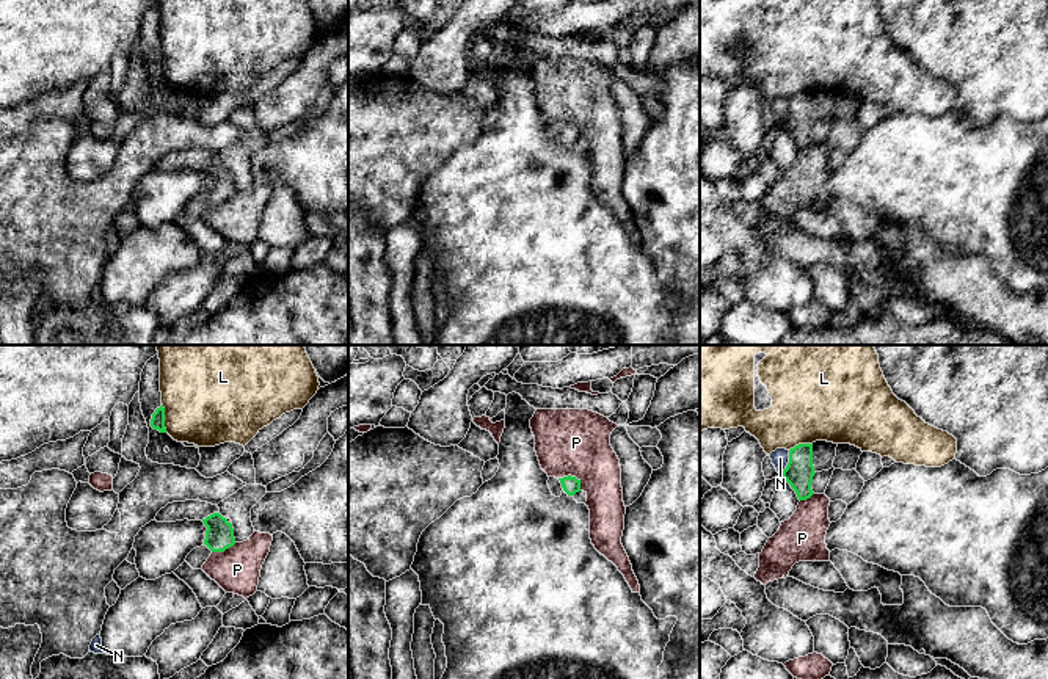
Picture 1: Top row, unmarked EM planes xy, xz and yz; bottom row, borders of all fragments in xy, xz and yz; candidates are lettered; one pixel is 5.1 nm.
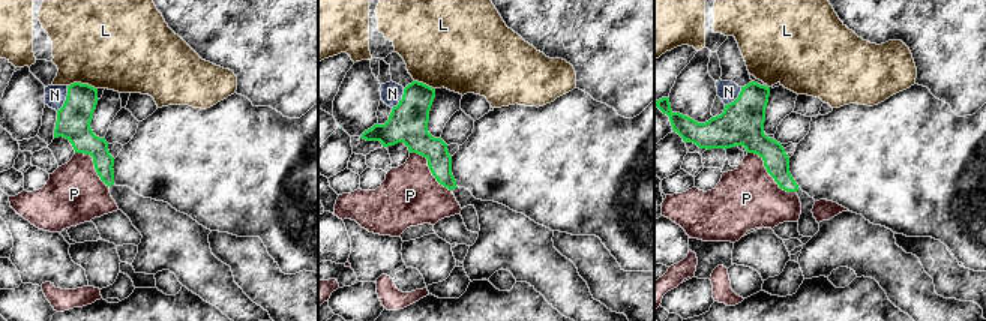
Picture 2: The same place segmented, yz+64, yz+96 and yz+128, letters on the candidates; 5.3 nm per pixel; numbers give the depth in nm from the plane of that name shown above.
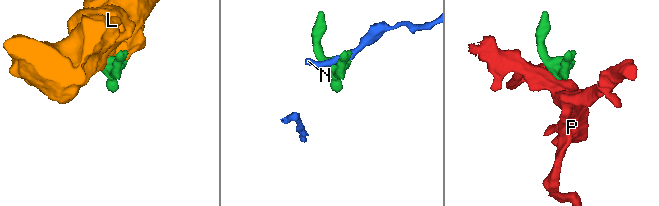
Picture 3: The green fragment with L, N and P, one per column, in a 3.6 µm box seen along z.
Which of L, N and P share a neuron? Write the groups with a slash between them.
L / N / P

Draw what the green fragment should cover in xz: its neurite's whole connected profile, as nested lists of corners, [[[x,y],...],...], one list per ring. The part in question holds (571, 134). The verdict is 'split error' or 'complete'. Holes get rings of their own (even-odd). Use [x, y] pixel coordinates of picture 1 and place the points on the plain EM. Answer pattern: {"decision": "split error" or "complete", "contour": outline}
{"decision": "split error", "contour": [[[571,124],[563,125],[563,127],[549,125],[548,133],[552,144],[555,146],[560,146],[563,140],[568,144],[574,144],[576,141],[580,140],[580,129]]]}

